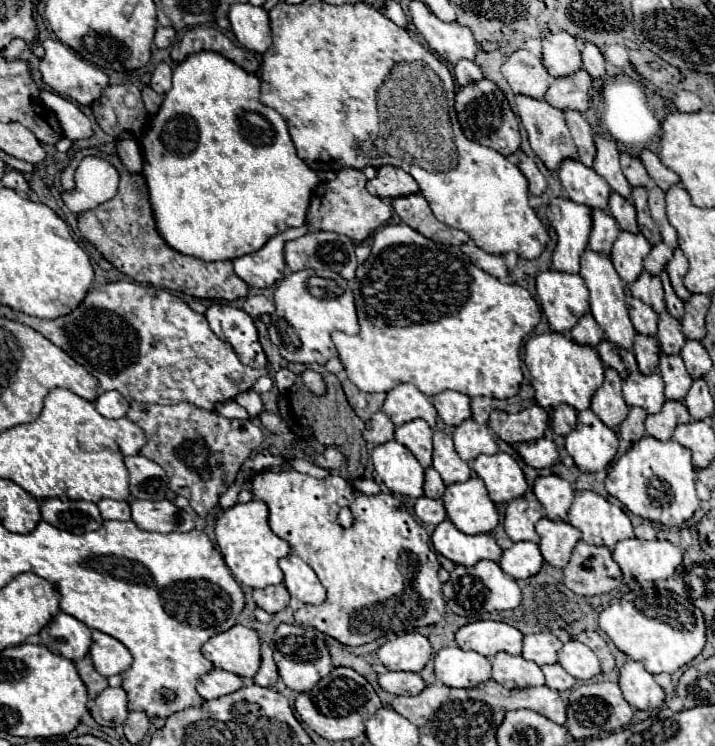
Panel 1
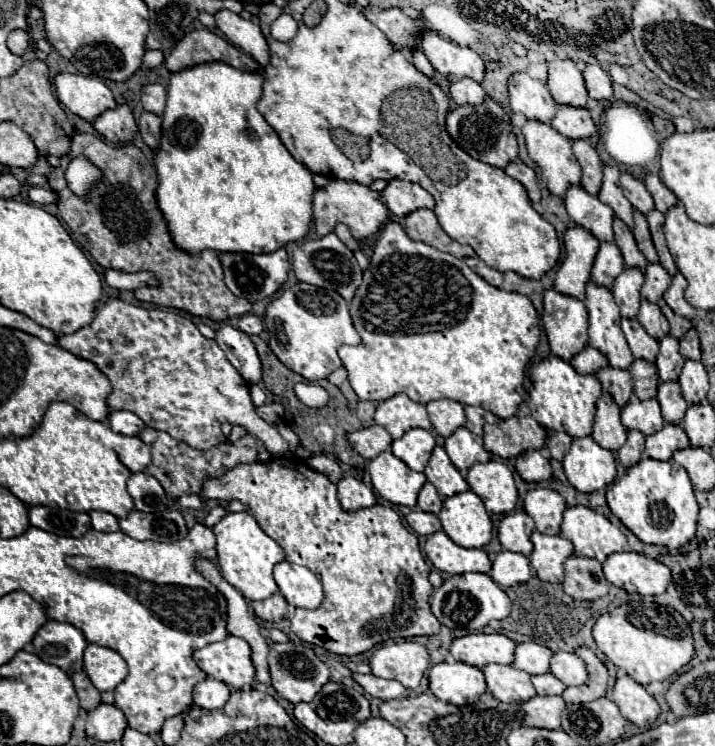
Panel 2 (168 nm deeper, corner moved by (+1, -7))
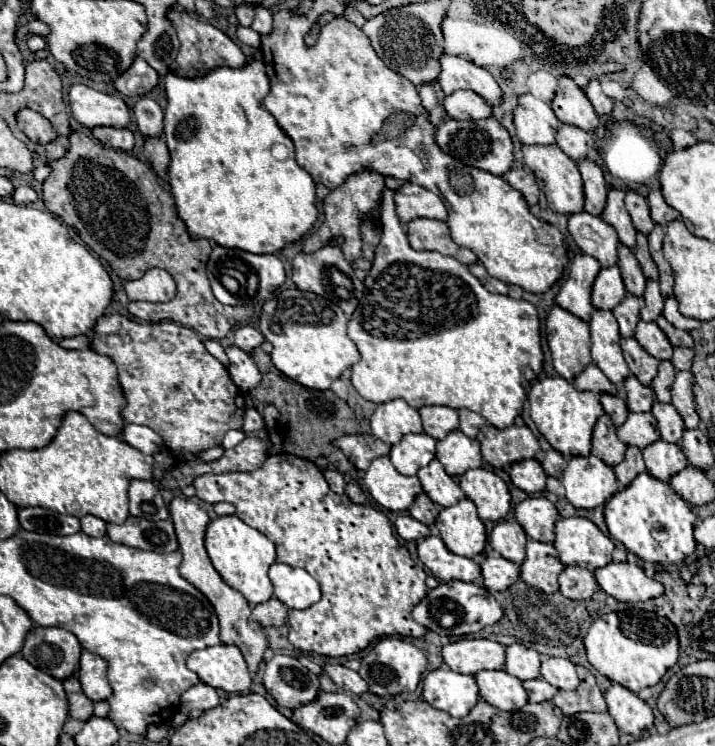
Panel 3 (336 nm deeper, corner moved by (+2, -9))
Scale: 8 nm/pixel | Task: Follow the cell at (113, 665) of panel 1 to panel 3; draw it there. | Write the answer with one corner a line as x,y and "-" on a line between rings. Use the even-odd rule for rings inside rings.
91,651
81,653
79,681
83,685
83,693
91,701
109,699
113,695
113,689
111,689
109,679
107,679
107,661

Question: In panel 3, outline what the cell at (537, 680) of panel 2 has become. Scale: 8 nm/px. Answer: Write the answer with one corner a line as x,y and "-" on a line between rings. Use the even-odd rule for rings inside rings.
533,679
533,681
523,681
523,687
529,695
529,701
531,703
541,703
541,701
549,701
553,699
553,695
559,691
557,687
549,685
547,681
543,679

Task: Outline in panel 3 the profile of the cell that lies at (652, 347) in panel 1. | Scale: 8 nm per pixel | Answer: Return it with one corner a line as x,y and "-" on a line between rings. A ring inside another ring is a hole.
629,375
625,379
625,393
629,411
651,411
651,405
655,401
655,391
651,389
651,385
643,385
635,375

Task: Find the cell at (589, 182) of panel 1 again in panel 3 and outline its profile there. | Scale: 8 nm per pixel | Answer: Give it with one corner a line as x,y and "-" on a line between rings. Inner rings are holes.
587,211
569,215
569,233
583,253
599,259
601,267
609,267
617,263
617,243
619,237
611,225
607,225
601,217
591,215

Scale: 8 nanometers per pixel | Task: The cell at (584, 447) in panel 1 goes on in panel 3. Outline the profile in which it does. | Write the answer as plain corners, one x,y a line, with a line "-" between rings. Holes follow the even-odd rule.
595,455
571,457
567,469
563,471
561,483
565,487
565,497
577,509
593,509
603,505
619,491
613,467

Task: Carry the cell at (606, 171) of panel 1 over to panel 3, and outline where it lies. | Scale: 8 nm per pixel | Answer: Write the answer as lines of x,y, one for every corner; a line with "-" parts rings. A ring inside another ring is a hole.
611,187
609,193
607,193
607,203
605,203
605,209
601,213
601,219
615,227
615,231
619,235
619,241
623,245
627,245
627,247
633,249
635,247
635,235
637,235
637,231
633,227
631,215
625,209
623,197
625,197
625,191
623,189

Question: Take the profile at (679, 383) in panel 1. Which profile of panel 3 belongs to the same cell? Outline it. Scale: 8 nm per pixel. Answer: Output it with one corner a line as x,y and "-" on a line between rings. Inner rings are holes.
655,401
651,413
657,419
657,427
659,427
661,437
669,443
679,443
685,425
683,425
683,417
679,417
677,409
671,403
663,405
661,401

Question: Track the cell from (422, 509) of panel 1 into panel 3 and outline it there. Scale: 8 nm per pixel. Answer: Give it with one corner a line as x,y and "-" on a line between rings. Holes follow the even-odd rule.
399,515
395,521
395,529
399,533
399,537
403,537
405,541
421,541
425,537
431,535
431,529
427,525
423,525
421,521
415,521
411,515

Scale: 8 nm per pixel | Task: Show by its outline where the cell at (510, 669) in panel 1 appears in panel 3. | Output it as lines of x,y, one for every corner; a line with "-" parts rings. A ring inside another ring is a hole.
505,669
479,671
475,679
477,679
479,695
483,697
483,701
491,703
501,711
521,709
527,703
527,691
523,689
521,679
509,675

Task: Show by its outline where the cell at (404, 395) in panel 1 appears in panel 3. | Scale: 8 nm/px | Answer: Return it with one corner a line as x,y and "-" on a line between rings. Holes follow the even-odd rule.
393,399
377,405
371,417
371,429
377,439
395,445
407,433
421,433
423,423
417,409
409,407
403,399

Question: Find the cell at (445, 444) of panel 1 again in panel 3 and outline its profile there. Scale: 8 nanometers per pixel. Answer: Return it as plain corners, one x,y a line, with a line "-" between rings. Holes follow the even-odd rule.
433,459
429,465
421,467
419,473
417,473
417,477
419,477
421,485
423,485
423,491
437,505
451,507
457,501
465,499
465,493
453,481
453,477
445,473
445,467
443,467
443,463
439,459

